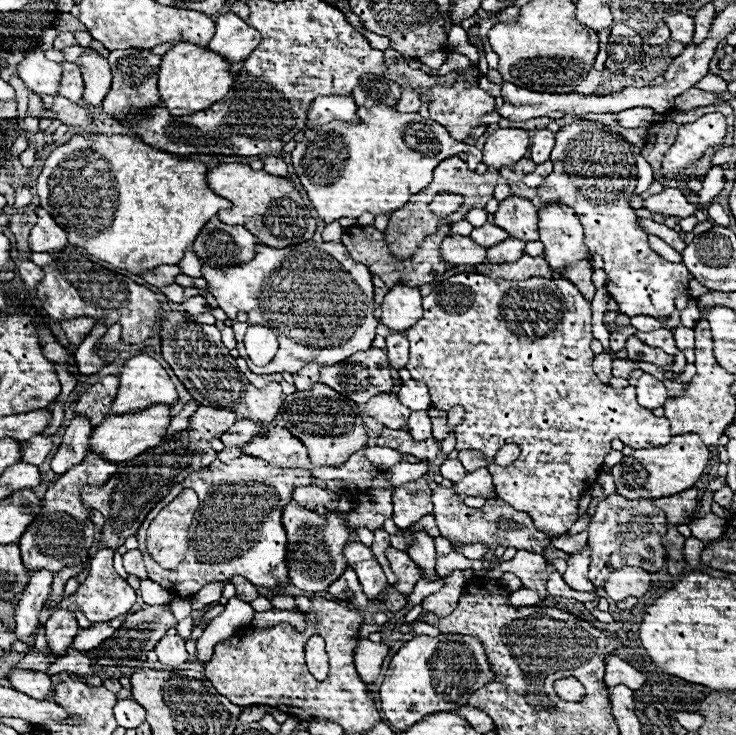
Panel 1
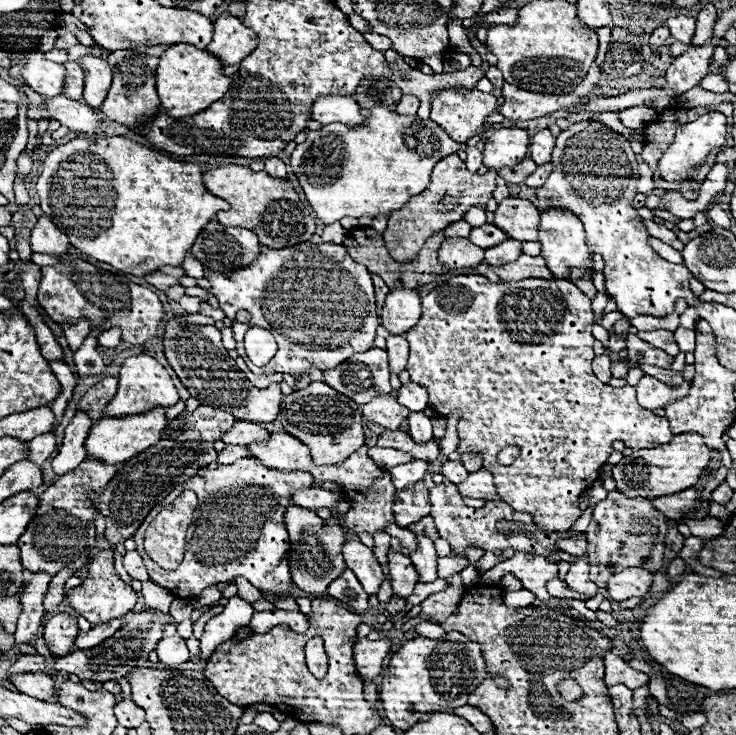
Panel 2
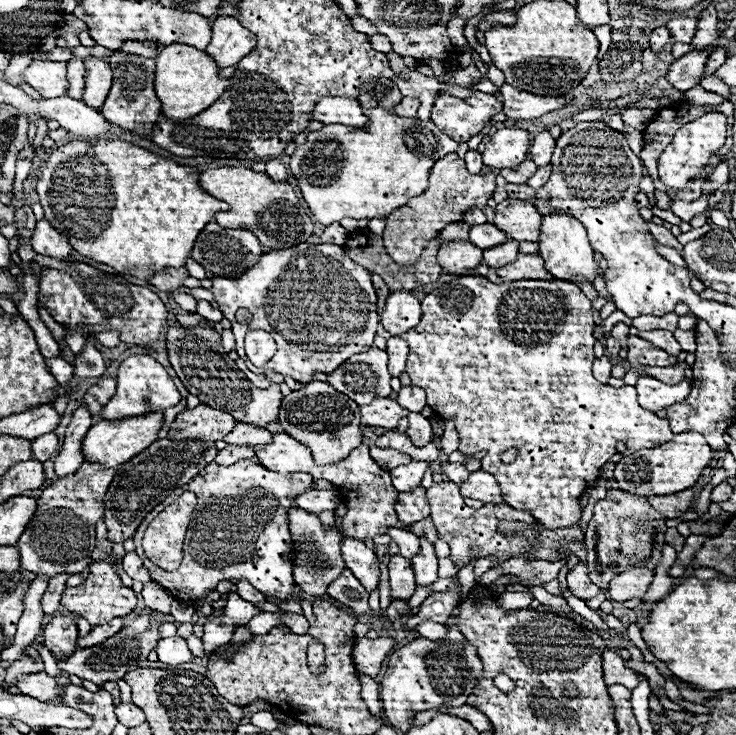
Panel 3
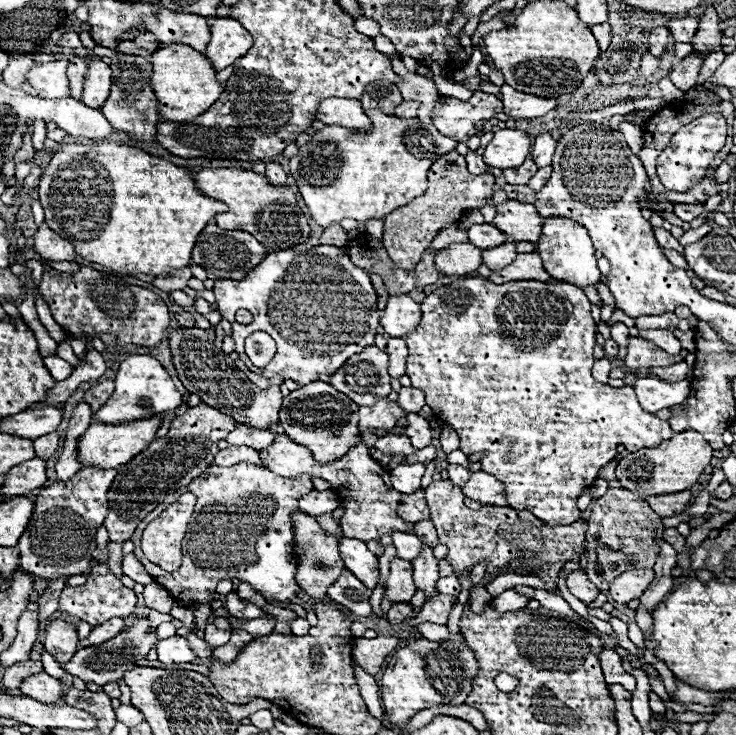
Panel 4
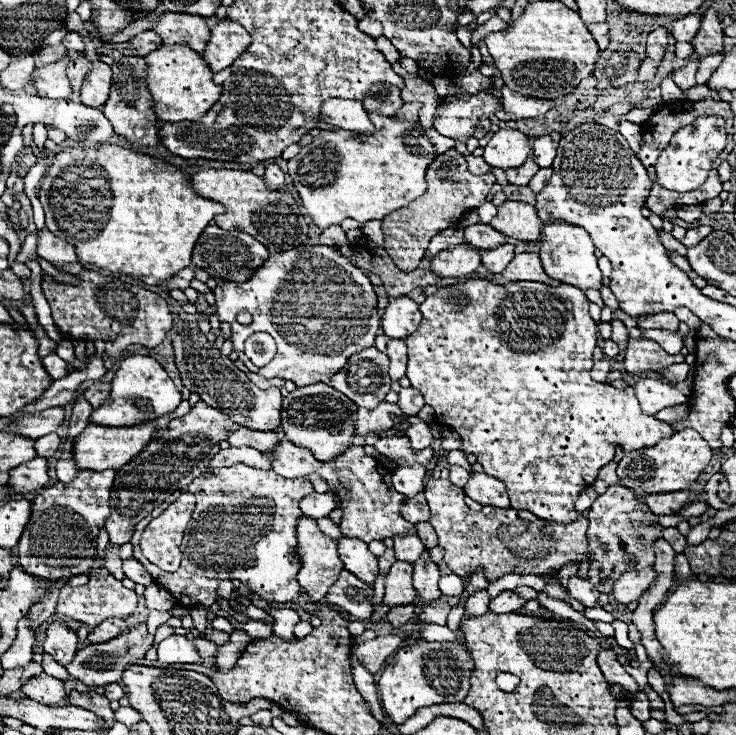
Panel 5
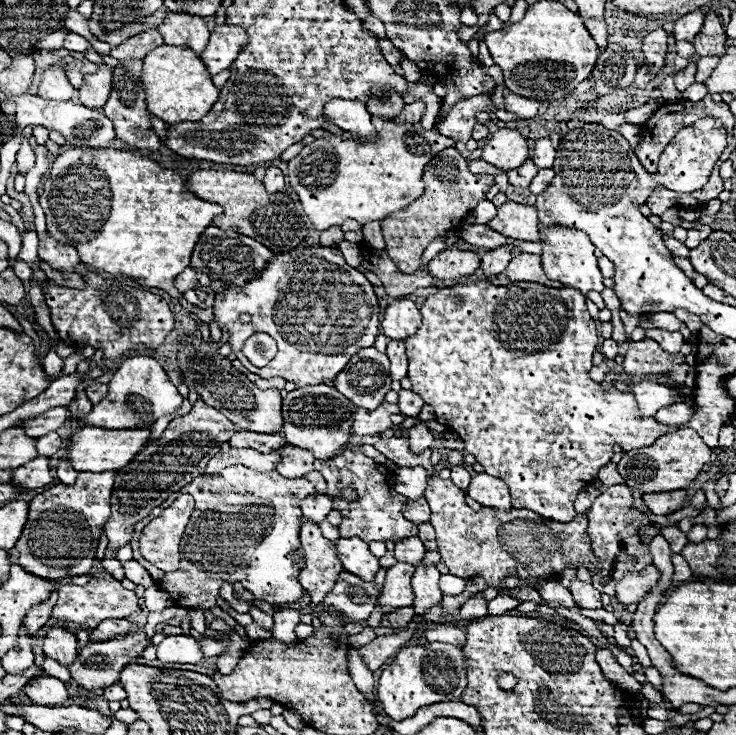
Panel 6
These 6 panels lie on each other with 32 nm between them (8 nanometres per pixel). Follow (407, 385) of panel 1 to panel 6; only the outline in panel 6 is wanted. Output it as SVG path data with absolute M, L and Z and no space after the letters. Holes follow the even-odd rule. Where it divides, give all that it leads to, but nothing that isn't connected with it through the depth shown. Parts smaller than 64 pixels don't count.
M400 390L398 394L400 394L400 402L398 402L400 414L404 414L404 416L418 416L422 406L424 406L422 398L416 392L412 392L412 390Z

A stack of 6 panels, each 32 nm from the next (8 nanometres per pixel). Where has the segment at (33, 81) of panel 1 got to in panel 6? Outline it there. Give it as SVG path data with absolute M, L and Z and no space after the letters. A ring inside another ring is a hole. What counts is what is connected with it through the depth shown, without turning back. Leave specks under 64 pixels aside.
M48 68L42 74L42 82L38 88L38 96L48 98L48 100L76 100L78 90L72 88L72 84L68 82L66 74L62 68Z

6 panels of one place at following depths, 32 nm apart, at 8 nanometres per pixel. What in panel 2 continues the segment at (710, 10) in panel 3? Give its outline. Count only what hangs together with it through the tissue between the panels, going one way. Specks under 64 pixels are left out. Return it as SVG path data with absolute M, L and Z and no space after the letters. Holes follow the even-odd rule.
M706 4L706 6L700 10L700 14L698 14L698 18L696 18L696 34L694 34L694 38L692 38L692 44L694 44L694 46L704 46L706 42L712 40L716 18L718 18L718 14L716 14L716 8L714 8L712 4Z

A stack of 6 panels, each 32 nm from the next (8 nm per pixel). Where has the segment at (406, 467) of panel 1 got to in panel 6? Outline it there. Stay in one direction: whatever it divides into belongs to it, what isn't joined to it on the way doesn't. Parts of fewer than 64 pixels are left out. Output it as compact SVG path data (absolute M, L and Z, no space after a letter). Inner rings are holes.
M400 468L394 476L396 492L406 496L408 500L422 498L426 492L426 482L428 472L424 472L424 468Z

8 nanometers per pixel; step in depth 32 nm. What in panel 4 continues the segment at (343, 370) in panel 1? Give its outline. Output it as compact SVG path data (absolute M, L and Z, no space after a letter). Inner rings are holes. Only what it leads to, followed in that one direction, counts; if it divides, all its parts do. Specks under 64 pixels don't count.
M376 346L348 358L346 364L330 376L330 384L358 406L374 406L386 398L392 392L390 380L388 354Z

